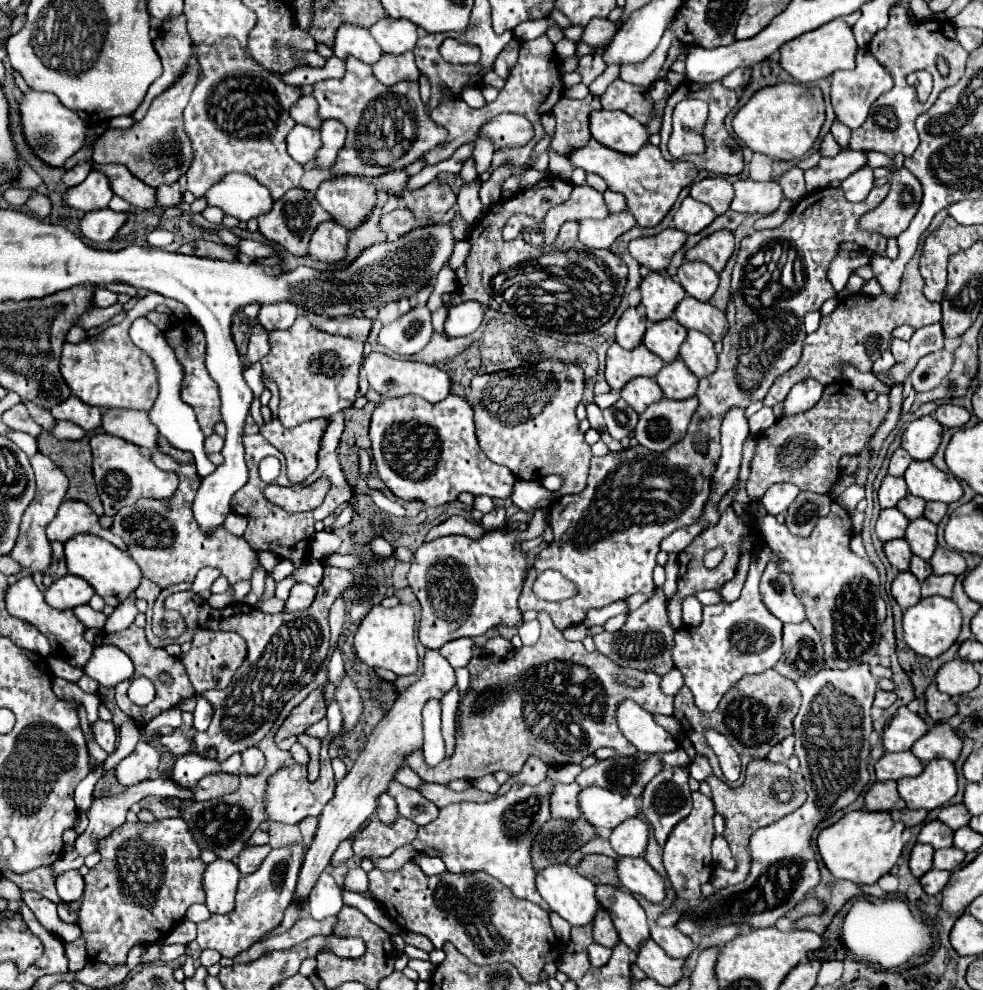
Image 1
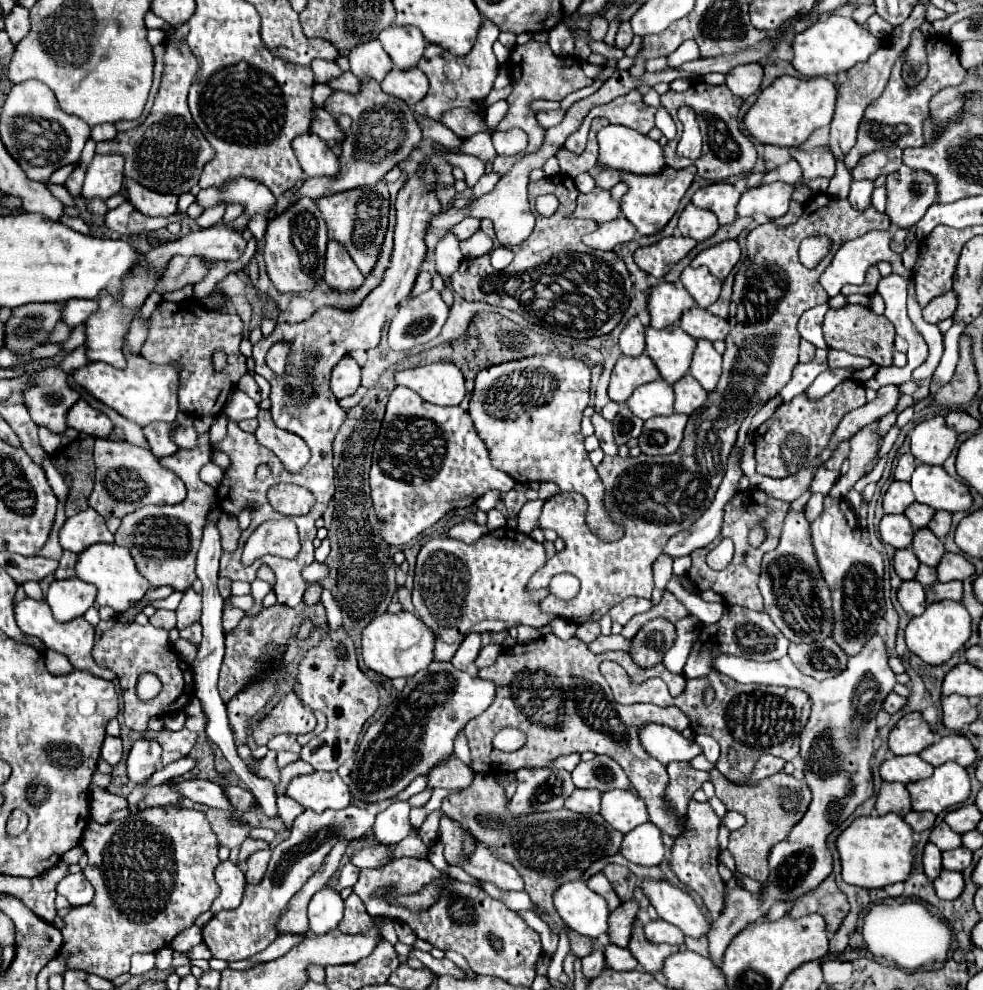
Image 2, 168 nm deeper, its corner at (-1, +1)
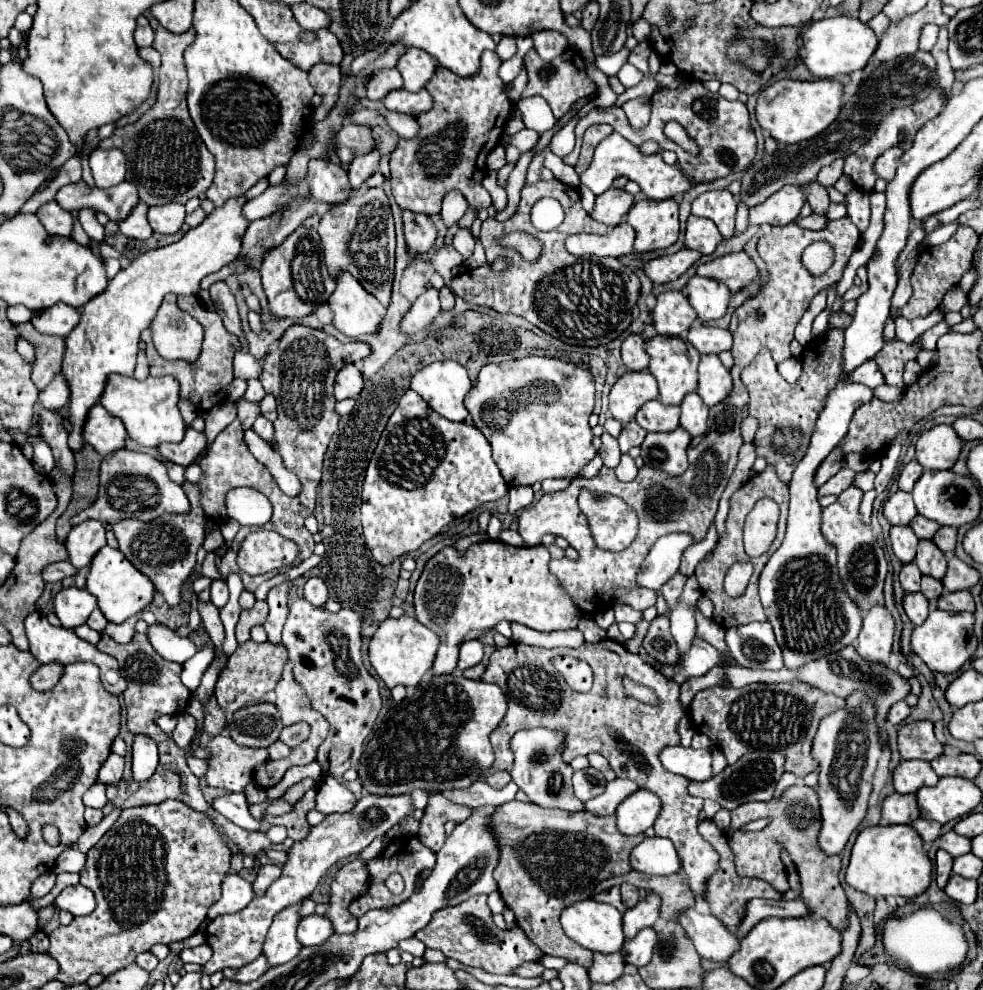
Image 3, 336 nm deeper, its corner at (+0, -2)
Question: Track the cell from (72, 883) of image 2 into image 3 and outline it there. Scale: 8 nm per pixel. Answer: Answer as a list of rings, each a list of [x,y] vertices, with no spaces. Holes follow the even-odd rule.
[[[76,884],[76,886],[68,886],[64,888],[56,902],[54,902],[60,910],[68,910],[70,914],[74,916],[86,916],[86,914],[92,914],[94,908],[96,908],[96,900],[94,900],[94,894],[84,888],[82,884]]]

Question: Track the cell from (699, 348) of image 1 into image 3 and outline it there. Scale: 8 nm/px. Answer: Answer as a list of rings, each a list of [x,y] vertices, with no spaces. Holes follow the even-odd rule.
[[[702,356],[698,376],[698,394],[706,406],[716,406],[730,396],[732,376],[718,356]]]

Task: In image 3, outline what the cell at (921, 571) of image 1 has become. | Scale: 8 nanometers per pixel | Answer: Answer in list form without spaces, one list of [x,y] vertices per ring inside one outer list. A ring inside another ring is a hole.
[[[922,576],[922,590],[920,590],[930,602],[936,602],[944,594],[944,586],[940,580],[932,580],[928,576]]]

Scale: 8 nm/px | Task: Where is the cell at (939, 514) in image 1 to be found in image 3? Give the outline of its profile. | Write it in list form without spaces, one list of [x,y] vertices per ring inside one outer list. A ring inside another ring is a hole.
[[[942,526],[936,536],[934,536],[934,544],[944,552],[944,554],[952,554],[958,542],[958,528],[956,526]]]

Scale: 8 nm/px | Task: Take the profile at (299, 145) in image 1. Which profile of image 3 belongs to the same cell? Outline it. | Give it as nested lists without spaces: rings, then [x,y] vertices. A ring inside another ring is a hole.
[[[310,160],[308,172],[312,172],[312,198],[330,206],[348,200],[352,186],[348,174],[338,164],[320,164],[320,160]]]

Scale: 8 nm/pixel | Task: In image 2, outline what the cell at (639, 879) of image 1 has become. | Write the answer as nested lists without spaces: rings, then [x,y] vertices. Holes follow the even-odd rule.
[[[641,879],[641,891],[655,907],[661,919],[677,925],[687,937],[701,937],[709,931],[707,917],[699,911],[689,893],[673,887],[669,881],[659,879]]]

